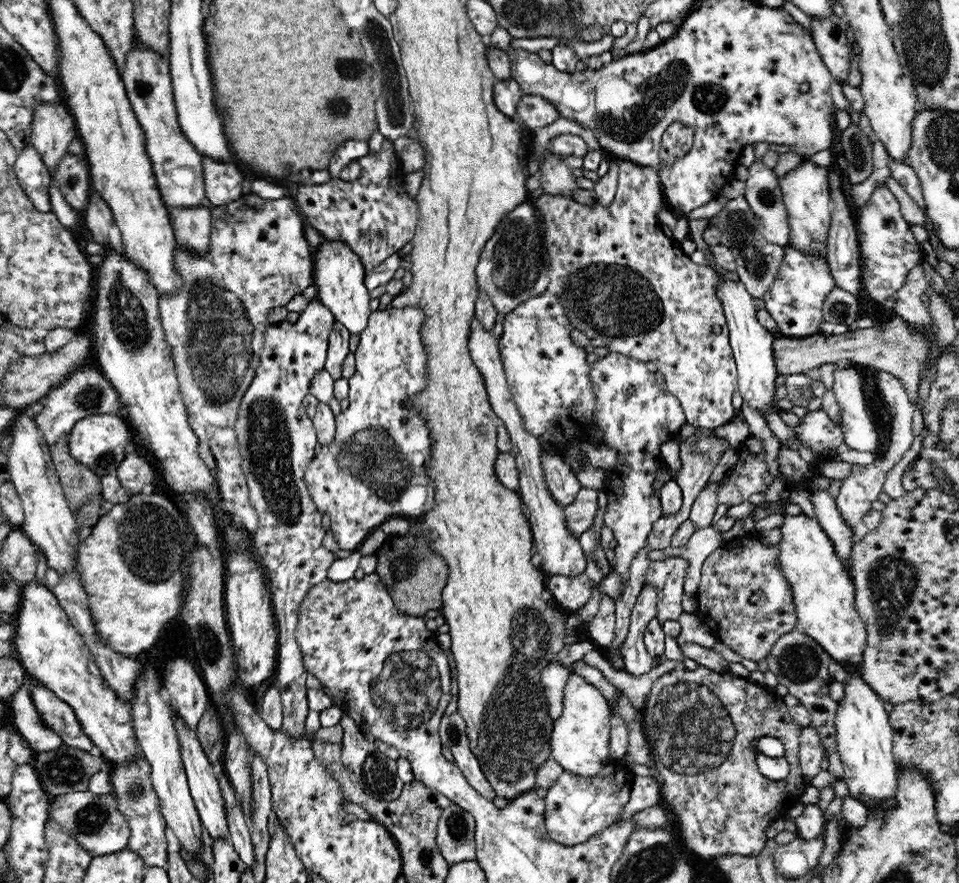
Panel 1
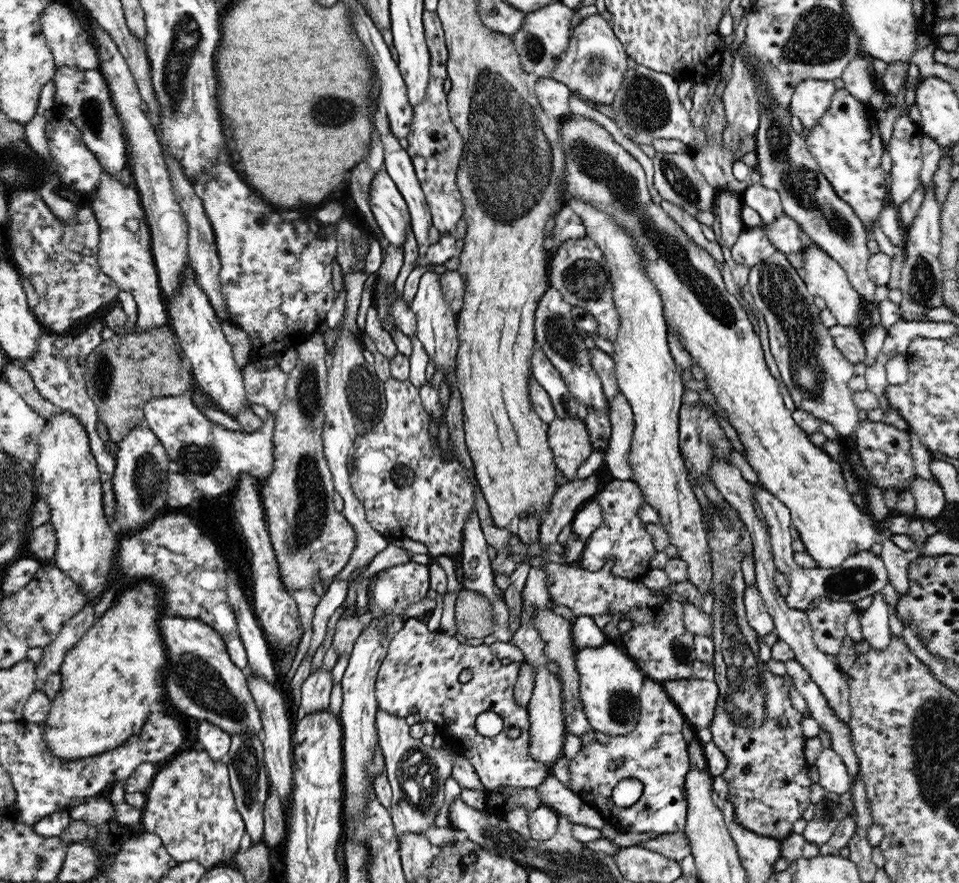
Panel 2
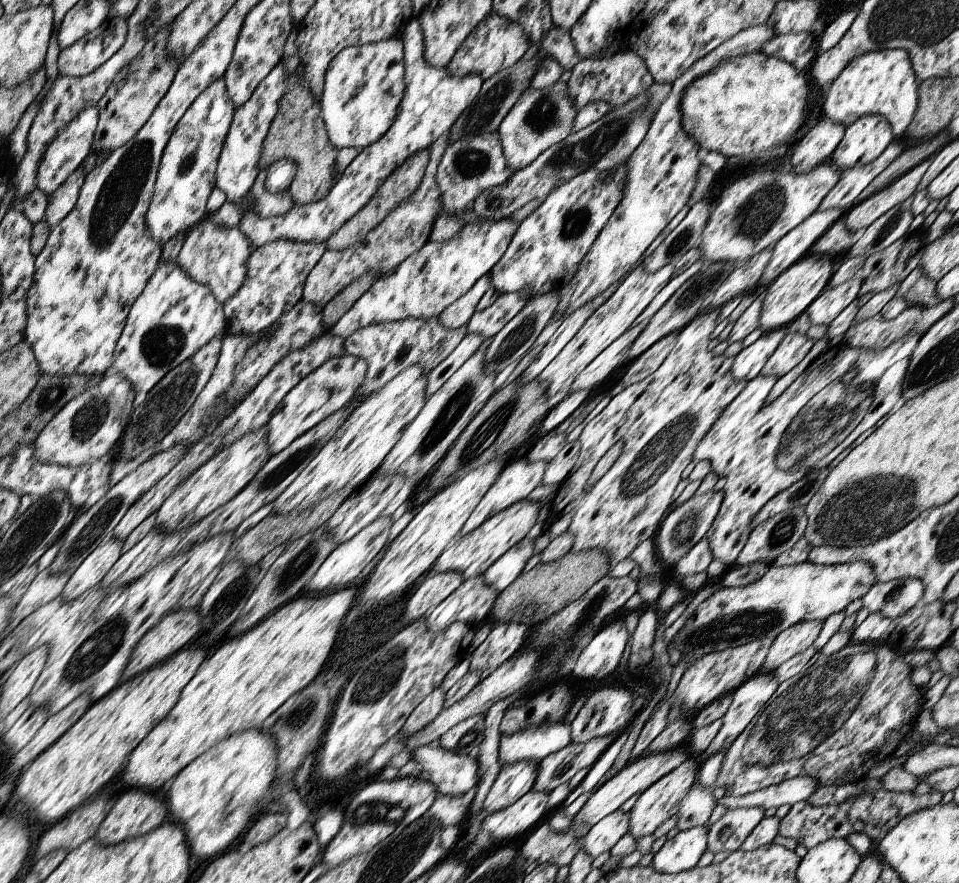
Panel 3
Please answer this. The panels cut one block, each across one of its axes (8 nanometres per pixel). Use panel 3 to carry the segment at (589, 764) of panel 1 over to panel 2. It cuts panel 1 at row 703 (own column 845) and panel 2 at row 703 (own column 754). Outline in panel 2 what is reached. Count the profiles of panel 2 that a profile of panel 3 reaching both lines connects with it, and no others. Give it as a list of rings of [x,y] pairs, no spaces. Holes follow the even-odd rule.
[[[612,642],[598,648],[580,648],[576,650],[576,668],[580,674],[580,698],[584,712],[594,732],[604,732],[608,736],[626,736],[638,726],[642,704],[640,692],[646,684],[646,672],[638,668],[636,660]]]

